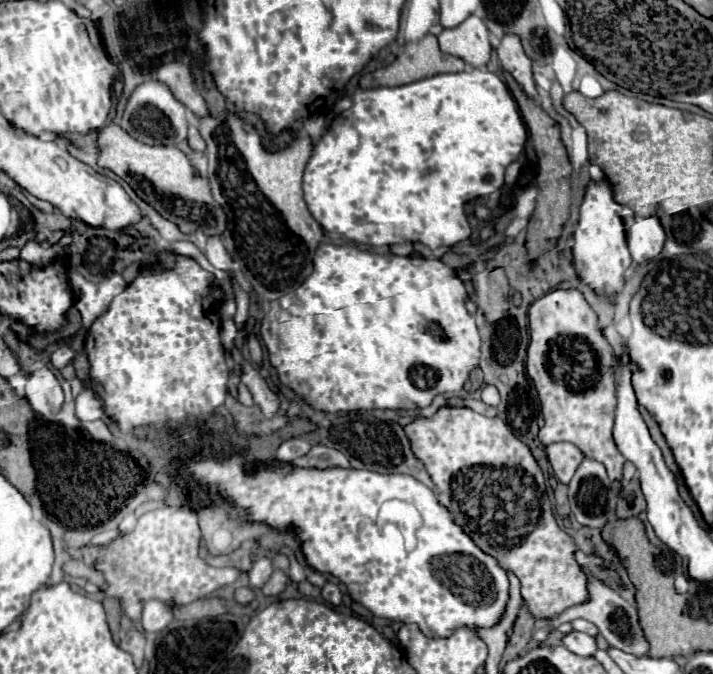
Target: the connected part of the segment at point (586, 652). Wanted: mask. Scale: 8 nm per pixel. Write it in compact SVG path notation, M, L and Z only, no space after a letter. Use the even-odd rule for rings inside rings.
M570 632L568 636L564 636L564 646L578 656L594 656L594 652L598 650L596 640L582 632Z

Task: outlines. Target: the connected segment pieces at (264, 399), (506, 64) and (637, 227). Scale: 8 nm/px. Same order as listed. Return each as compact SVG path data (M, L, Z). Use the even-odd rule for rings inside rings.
M242 362L244 374L240 376L240 380L248 386L248 390L252 392L254 404L262 410L262 414L266 418L274 418L280 410L280 398L268 388L266 380L258 374L258 370L254 366L250 366L248 362Z
M506 34L498 46L496 46L500 64L504 70L508 70L518 84L524 88L524 92L530 98L536 98L536 84L532 78L532 60L524 54L524 46L522 46L522 38L518 34Z
M656 216L650 218L636 218L636 222L628 228L628 248L634 262L646 262L660 254L666 234Z

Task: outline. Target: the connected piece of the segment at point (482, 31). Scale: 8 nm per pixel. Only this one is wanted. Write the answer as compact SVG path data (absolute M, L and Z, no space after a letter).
M468 16L462 24L454 28L444 28L438 36L440 50L462 58L472 68L486 66L490 60L490 32L478 16Z

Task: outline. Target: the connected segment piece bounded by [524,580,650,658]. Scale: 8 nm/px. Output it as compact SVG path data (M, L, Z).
M590 580L590 582L588 582L588 592L590 592L590 604L582 604L582 606L578 606L578 608L568 608L568 610L562 612L560 616L548 620L548 624L546 624L544 628L538 628L538 630L534 632L532 642L530 642L532 646L526 648L524 654L530 652L532 648L540 648L540 646L544 644L544 640L548 638L548 634L550 634L552 630L556 630L560 624L572 622L572 620L576 620L576 618L584 618L584 620L590 620L592 624L598 626L600 634L604 636L604 640L606 640L612 648L624 650L624 652L628 652L628 654L632 654L632 656L636 656L636 658L650 656L650 644L648 644L648 640L646 640L646 636L644 636L644 630L642 630L642 626L640 626L638 610L636 610L632 604L628 604L624 598L620 598L612 588L606 588L606 584L598 584L598 580Z

